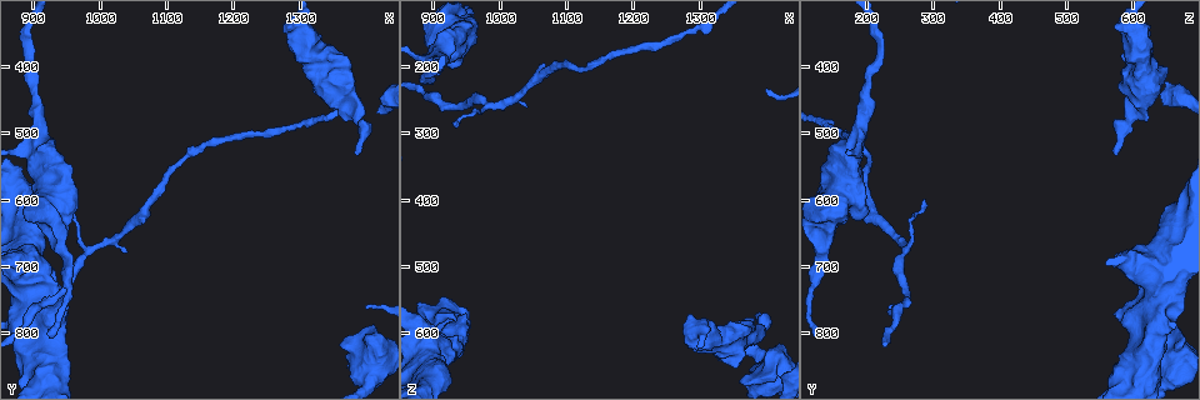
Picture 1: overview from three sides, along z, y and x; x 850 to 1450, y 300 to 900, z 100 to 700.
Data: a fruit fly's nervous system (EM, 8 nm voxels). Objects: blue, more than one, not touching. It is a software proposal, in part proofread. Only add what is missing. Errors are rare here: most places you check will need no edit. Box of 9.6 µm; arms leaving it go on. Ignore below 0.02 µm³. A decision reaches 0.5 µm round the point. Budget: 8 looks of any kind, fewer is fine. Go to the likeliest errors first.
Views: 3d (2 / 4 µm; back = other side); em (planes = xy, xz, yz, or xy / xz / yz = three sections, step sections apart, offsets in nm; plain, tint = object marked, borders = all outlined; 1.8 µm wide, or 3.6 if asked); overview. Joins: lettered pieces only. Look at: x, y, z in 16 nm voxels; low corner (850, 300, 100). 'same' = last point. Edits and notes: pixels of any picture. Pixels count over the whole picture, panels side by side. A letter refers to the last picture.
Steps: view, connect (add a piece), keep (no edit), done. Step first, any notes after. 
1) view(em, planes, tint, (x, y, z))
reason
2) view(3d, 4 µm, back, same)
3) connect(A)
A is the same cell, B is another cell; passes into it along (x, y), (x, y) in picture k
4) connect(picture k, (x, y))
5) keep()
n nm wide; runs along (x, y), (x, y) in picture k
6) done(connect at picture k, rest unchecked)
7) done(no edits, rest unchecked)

view(em, yz, step 8, tint, (1385, 530, 570))
an open end

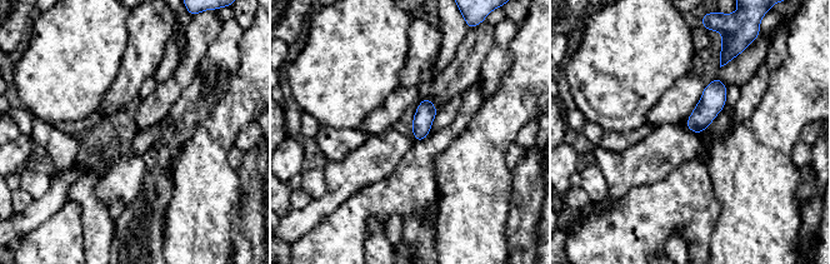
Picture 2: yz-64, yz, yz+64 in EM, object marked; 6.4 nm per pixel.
view(em, planes, borders, same)

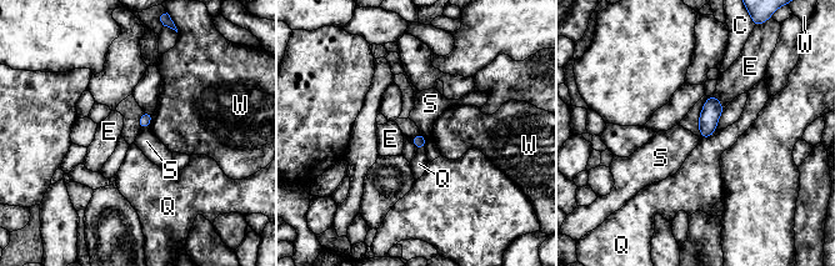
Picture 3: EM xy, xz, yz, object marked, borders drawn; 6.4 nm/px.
keep()
C, E, Q, S and W are other cells; border along (149, 126), (140, 130) in picture 3; no lettered piece goes on from it

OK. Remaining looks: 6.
view(3d, 4 µm, (1285, 490, 150))
thin neck

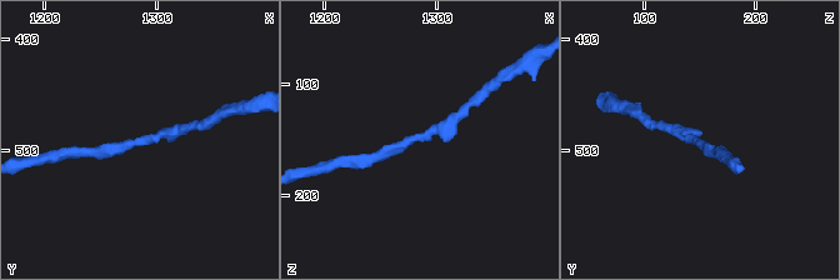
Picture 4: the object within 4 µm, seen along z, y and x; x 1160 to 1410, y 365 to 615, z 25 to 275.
view(em, planes, borders, (1286, 490, 146))
arms of 160, 170 nm; need the tissue

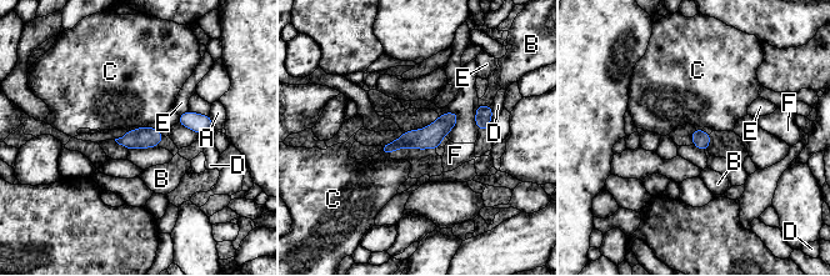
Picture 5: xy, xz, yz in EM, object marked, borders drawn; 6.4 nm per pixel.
keep()
D touches over 160 nm; A, B, C, D, E and F are other cells; border along (146, 124), (128, 131) in picture 5; none of them fits

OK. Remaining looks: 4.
view(em, 3.6 µm, planes, borders, (1415, 795, 640))
branch stops here

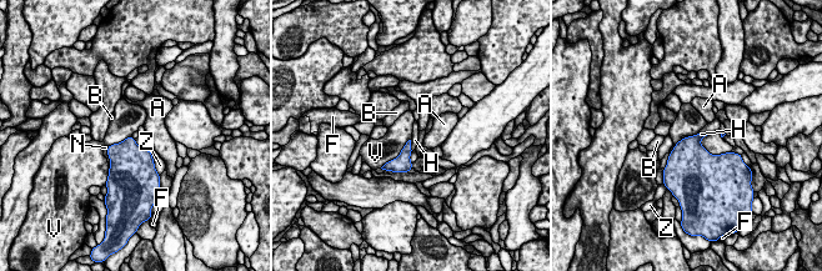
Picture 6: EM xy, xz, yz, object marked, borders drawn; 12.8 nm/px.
keep()
A, B, F, H, N, V and Z are other cells; border along (411, 137), (401, 151), (382, 166) in picture 6; none of them fits

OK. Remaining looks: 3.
view(3d, 4 µm, (920, 605, 140))
sudden change in width

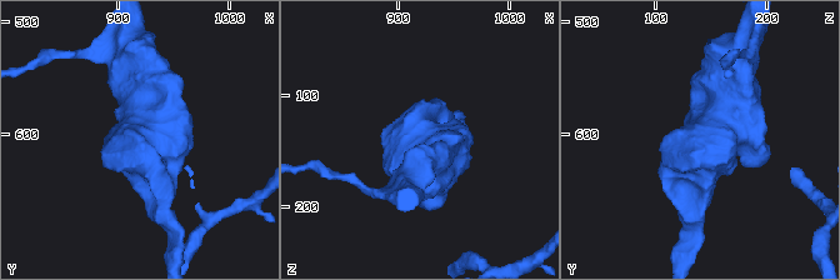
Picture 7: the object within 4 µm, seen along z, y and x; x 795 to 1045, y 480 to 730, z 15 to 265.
view(em, 3.6 µm, xy, step 4, borders, (922, 608, 142))
shape alone is not enough

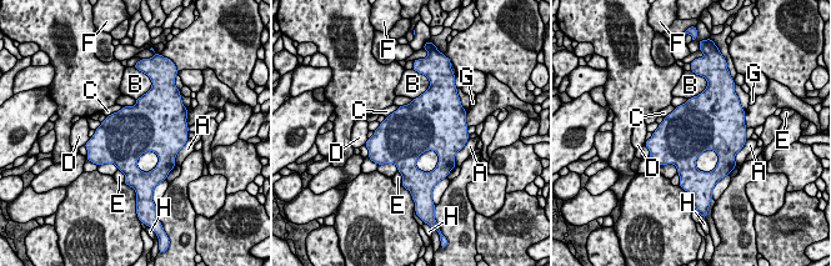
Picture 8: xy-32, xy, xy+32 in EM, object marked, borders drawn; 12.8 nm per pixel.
keep()
G touches over 280 nm; A, B, C, D, E, F, G and H are other cells; border along (123, 106), (106, 116) in picture 8; no lettered piece goes on from it

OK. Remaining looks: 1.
done(no edits, rest unchecked)

